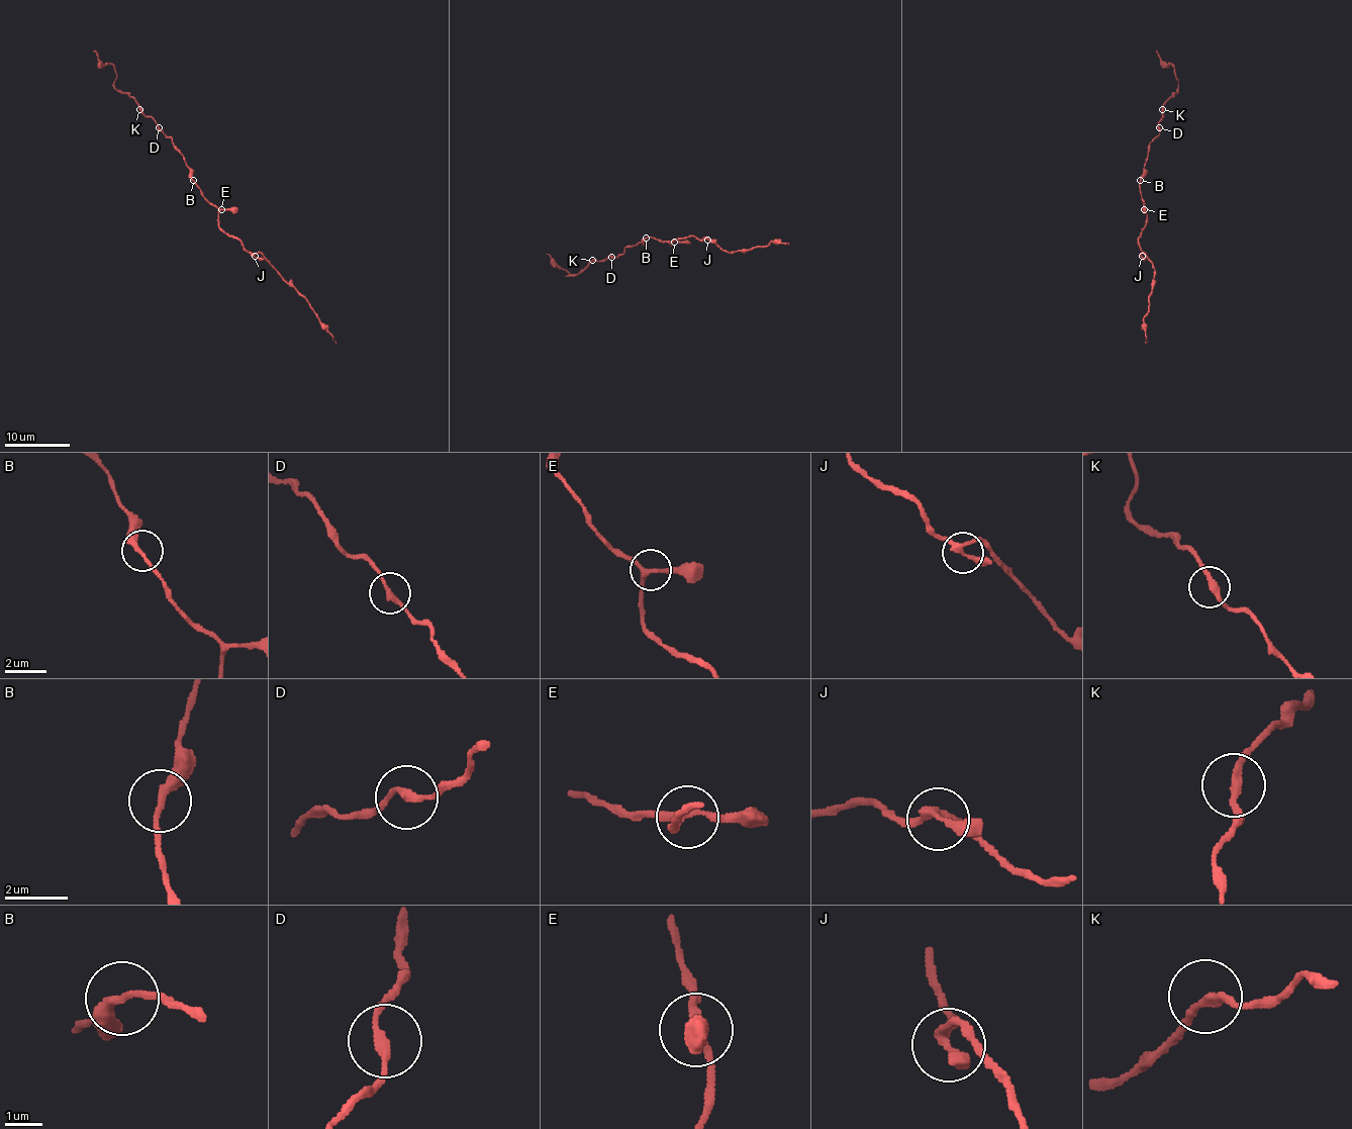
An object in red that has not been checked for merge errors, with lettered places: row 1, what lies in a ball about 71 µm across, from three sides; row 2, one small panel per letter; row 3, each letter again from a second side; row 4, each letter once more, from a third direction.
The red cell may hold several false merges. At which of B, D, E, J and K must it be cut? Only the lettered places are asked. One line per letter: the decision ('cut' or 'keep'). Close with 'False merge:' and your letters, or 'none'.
B: keep
D: keep
E: keep
J: keep
K: keep
False merge: none

